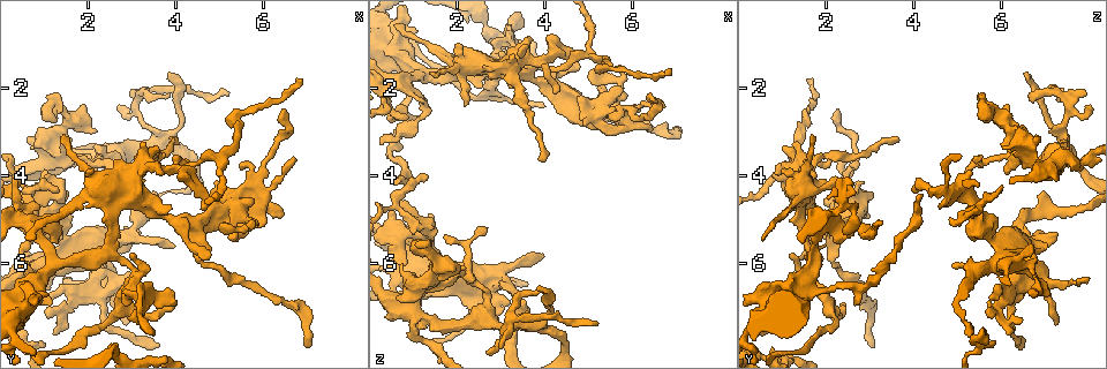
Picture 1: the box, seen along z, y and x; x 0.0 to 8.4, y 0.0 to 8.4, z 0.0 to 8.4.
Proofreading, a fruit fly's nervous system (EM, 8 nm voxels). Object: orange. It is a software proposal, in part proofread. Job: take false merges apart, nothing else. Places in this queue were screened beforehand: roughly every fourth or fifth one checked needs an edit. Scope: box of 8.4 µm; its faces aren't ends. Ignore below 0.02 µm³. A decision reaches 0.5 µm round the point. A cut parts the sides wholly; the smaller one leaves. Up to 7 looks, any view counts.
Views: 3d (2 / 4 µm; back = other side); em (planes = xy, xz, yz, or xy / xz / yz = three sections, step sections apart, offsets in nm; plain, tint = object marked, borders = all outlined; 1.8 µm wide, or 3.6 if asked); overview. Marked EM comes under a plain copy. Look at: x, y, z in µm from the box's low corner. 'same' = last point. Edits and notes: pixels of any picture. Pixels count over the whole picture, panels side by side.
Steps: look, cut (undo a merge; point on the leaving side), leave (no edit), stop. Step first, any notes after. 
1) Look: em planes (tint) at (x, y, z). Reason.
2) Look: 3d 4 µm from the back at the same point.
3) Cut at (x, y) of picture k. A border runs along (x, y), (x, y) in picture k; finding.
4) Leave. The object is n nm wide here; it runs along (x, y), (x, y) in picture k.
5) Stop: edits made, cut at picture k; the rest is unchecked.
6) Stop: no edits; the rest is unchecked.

Look: em planes (tint) at (0.95, 3.80, 7.10). Looks like a crossing.

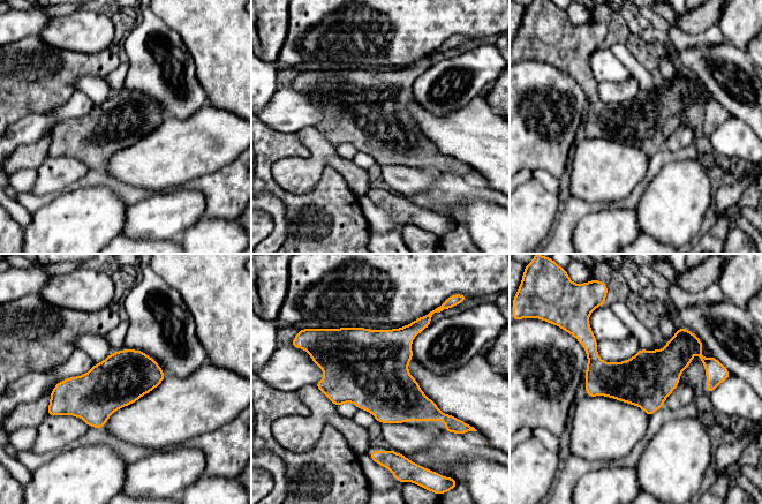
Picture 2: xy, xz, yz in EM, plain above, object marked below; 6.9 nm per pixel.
Leave. The object is 360 nm wide here; continuous, no second cell.

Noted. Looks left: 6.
Look: em 3.6 µm planes (tint) at (3.65, 3.05, 7.40). Thick turns thin.

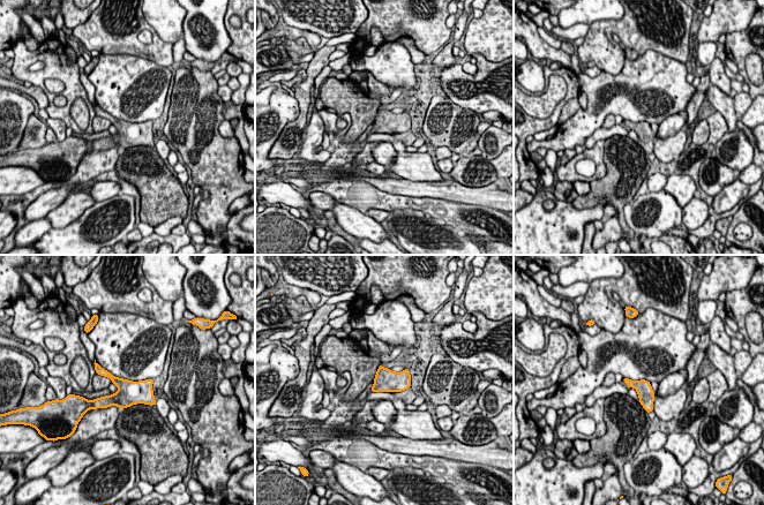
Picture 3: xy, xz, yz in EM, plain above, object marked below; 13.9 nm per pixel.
Leave. One cell here.

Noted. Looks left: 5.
Look: 3d 4 µm at (4.00, 3.85, 1.50). Two arms in line, one across.

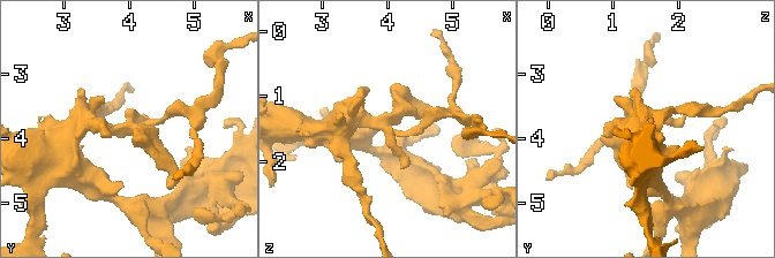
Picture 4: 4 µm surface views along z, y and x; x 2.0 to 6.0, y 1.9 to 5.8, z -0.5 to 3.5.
Look: em planes (borders) at (3.95, 3.80, 1.45). Shape alone is not enough.

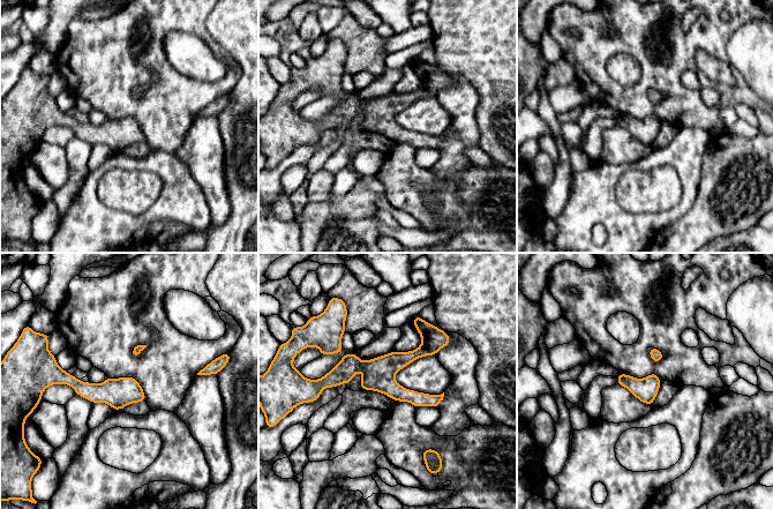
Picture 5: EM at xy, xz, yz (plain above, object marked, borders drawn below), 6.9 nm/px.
Leave. The object is 160 nm wide here; it runs along (444, 343), (319, 388) in picture 5; continuous, no second cell.

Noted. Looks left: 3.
Stop: no edits; the rest is unchecked.

